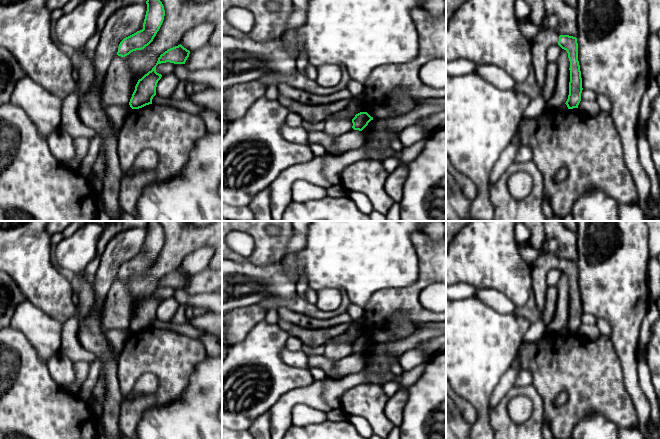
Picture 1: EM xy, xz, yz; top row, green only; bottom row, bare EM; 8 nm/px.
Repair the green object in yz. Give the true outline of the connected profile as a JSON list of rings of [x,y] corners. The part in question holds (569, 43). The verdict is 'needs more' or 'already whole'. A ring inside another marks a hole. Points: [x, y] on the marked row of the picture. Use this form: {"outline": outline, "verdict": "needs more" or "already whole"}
{"outline": [[[539,25],[538,33],[531,41],[532,63],[539,86],[539,94],[542,94],[543,85],[546,77],[547,59],[546,53],[551,45],[559,45],[568,53],[570,61],[570,82],[569,95],[566,101],[568,109],[578,108],[581,101],[582,78],[578,61],[577,38],[569,35],[559,35],[553,30]]], "verdict": "needs more"}

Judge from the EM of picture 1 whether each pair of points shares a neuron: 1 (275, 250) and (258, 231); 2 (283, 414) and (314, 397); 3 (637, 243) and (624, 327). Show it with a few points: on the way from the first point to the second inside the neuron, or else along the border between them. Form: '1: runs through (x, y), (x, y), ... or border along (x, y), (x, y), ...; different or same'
1: runs through (270, 245), (261, 236); same
2: runs through (288, 405), (296, 397), (305, 397); same
3: runs through (624, 264), (624, 306); same

